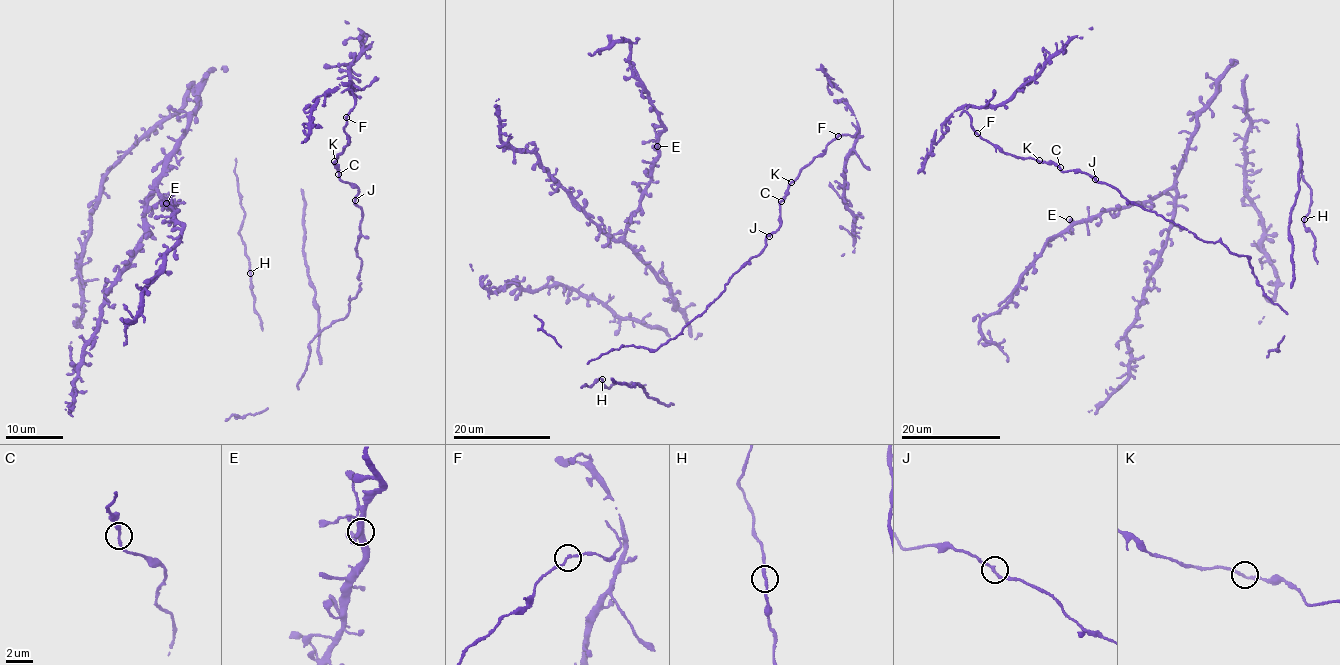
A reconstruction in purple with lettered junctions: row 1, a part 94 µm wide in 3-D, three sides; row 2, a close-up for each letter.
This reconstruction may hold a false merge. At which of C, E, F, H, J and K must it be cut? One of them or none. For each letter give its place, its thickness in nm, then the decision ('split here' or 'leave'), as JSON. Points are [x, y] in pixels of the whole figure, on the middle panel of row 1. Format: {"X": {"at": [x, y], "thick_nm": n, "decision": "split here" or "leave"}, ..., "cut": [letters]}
{"C": {"at": [781, 201], "thick_nm": 200, "decision": "leave"}, "E": {"at": [657, 146], "thick_nm": 220, "decision": "leave"}, "F": {"at": [838, 136], "thick_nm": 170, "decision": "leave"}, "H": {"at": [602, 379], "thick_nm": 190, "decision": "leave"}, "J": {"at": [769, 236], "thick_nm": 200, "decision": "leave"}, "K": {"at": [791, 182], "thick_nm": 190, "decision": "leave"}, "cut": []}

